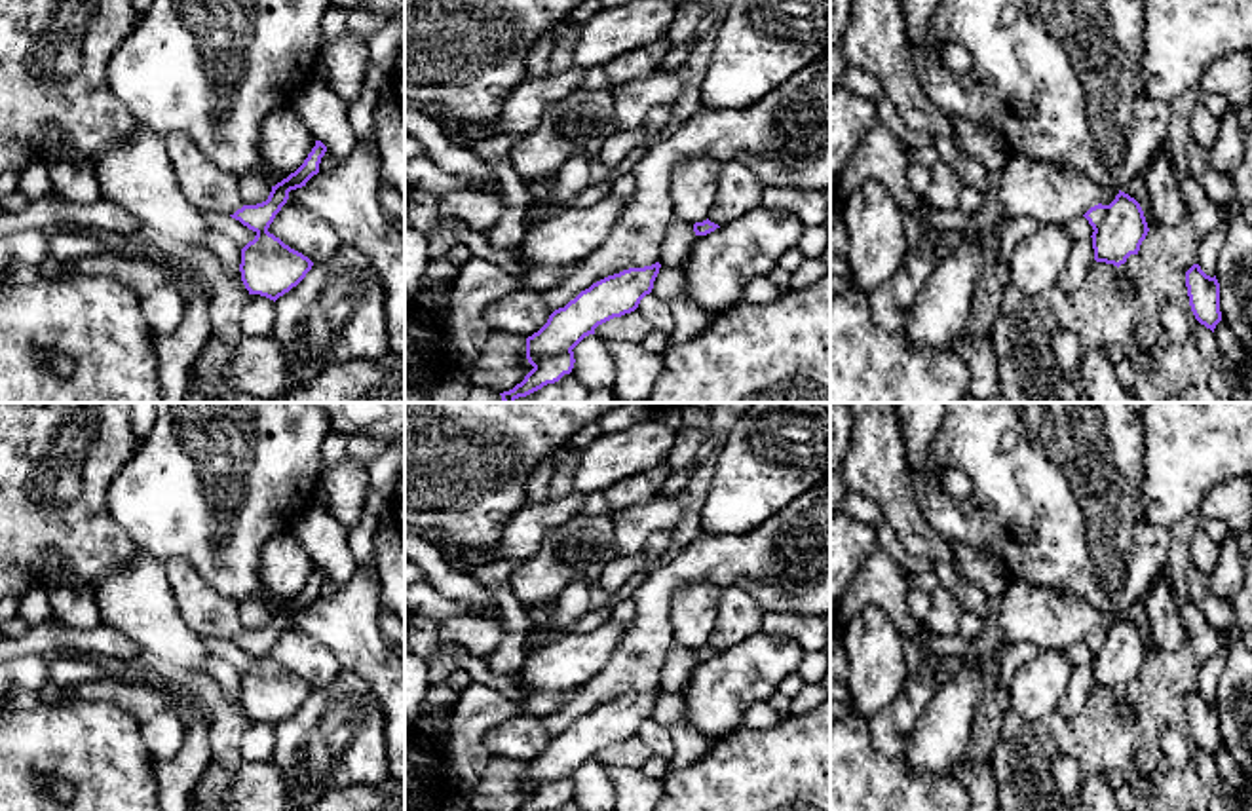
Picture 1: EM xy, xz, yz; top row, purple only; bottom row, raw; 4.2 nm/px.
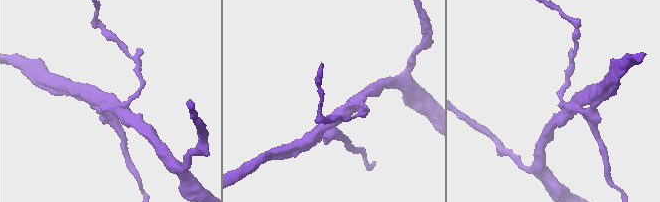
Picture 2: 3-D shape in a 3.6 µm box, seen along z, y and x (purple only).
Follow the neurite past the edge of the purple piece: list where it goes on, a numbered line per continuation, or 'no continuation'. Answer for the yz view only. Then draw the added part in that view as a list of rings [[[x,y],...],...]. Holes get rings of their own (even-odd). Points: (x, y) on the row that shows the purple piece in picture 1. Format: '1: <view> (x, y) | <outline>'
no continuation

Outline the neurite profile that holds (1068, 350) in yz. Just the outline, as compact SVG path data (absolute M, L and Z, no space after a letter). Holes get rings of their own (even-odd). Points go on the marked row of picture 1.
M1058 330L1053 334L1053 349L1060 374L1070 378L1079 368L1083 355L1079 338L1068 330Z

